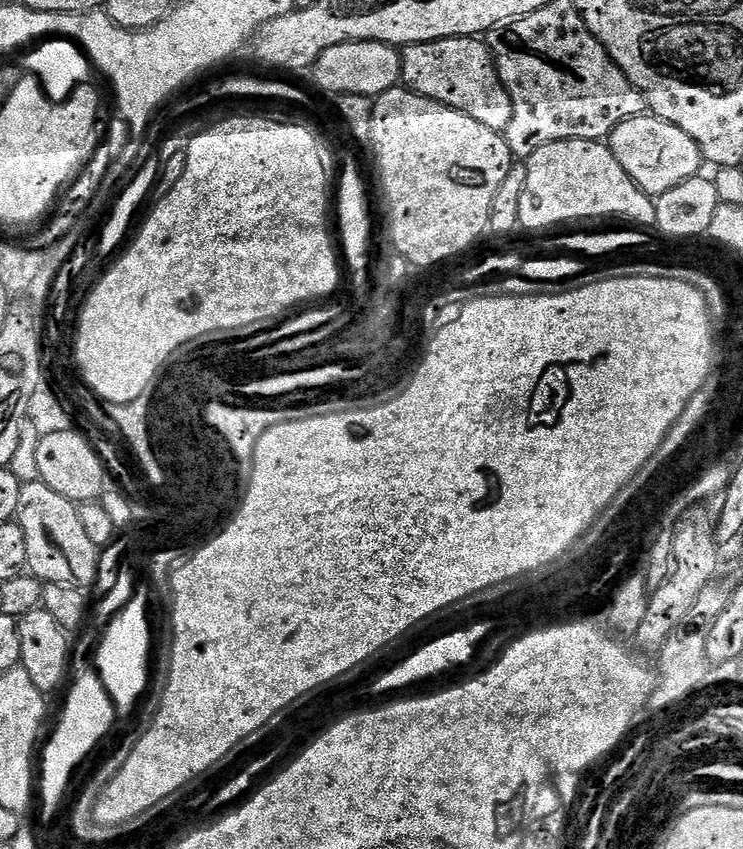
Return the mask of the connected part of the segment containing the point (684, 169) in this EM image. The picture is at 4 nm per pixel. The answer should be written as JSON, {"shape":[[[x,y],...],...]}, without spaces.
{"shape":[[[651,114],[623,120],[612,132],[610,147],[622,170],[626,170],[632,181],[653,198],[701,171],[702,157],[694,138],[690,138],[686,130],[678,130],[678,126]]]}

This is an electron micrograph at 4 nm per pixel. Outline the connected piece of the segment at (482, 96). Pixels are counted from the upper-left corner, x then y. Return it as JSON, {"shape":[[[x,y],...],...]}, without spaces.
{"shape":[[[455,36],[425,44],[410,44],[402,52],[402,80],[420,96],[450,106],[482,126],[503,133],[512,117],[512,99],[500,80],[487,43],[474,36]]]}

